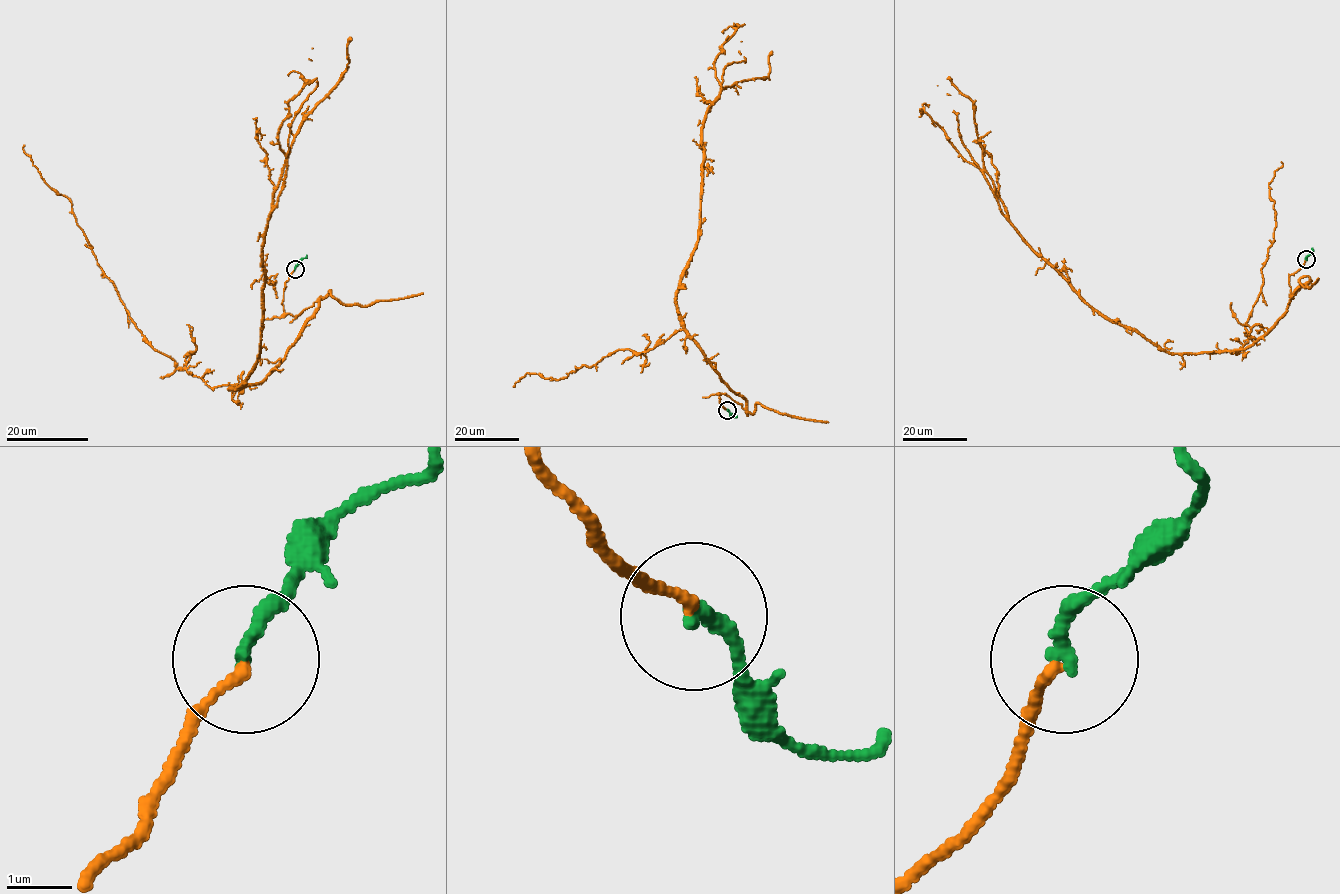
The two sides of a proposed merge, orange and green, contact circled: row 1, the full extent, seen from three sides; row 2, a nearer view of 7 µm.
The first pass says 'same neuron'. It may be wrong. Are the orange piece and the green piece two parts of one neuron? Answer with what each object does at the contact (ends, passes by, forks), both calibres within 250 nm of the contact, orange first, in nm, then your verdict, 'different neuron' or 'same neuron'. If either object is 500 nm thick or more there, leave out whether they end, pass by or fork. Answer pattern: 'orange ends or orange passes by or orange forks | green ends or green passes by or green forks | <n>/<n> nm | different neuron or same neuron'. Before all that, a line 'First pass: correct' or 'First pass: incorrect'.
First pass: correct
orange ends | green ends | 140/240 nm | same neuron

